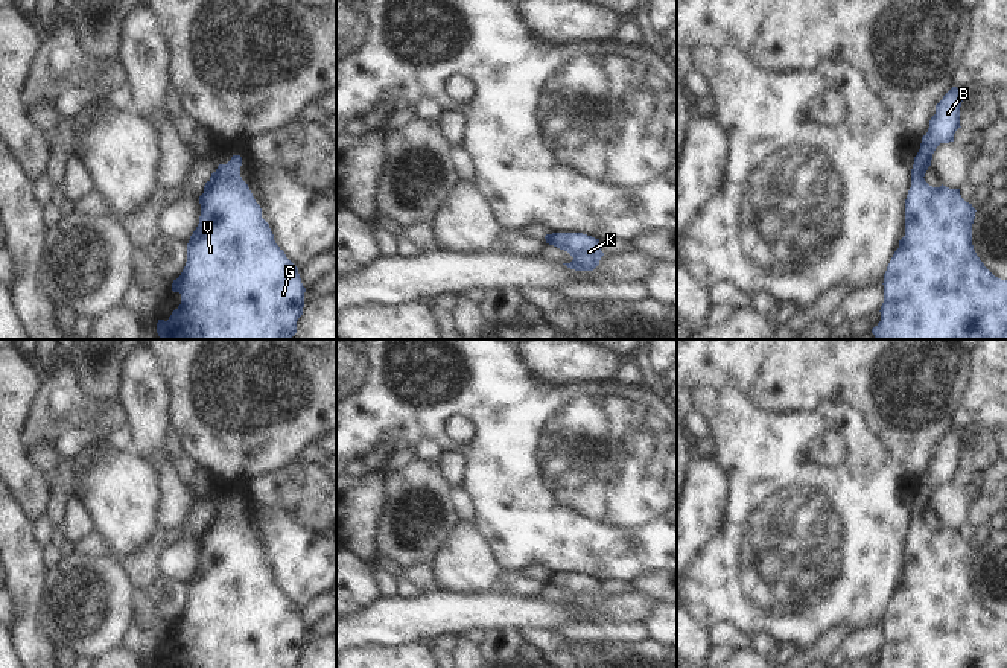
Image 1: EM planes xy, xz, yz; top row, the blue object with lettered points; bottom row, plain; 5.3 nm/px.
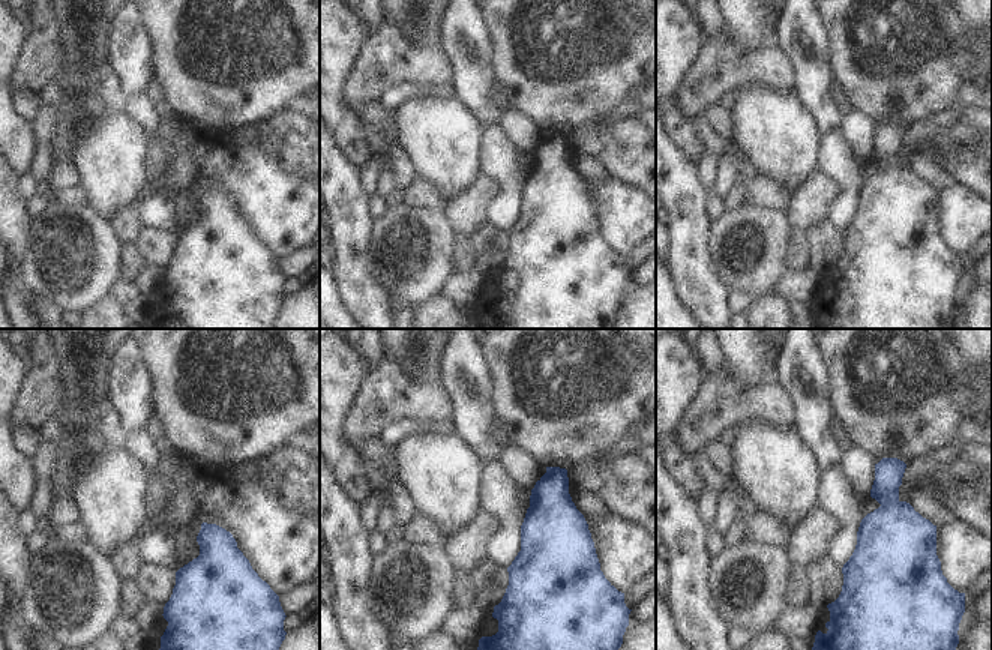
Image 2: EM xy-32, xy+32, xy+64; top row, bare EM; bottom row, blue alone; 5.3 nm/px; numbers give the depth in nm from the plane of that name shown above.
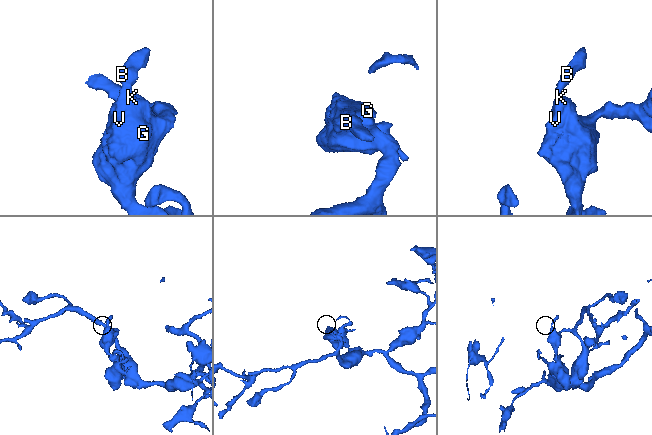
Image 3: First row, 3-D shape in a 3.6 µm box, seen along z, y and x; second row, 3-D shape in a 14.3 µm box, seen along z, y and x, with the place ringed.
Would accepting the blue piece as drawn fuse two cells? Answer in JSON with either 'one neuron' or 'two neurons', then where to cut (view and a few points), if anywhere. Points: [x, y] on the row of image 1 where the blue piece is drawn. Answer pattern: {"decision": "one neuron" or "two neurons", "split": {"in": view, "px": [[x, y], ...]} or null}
{"decision": "one neuron", "split": null}

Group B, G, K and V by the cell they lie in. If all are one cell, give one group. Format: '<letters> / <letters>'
B G K V

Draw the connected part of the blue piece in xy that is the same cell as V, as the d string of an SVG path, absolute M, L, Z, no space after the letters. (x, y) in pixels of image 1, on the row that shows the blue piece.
M233 155L227 164L219 164L204 186L199 196L199 224L187 243L187 262L181 275L173 280L172 291L181 294L181 304L172 312L167 321L158 320L157 333L160 339L292 339L297 333L297 321L303 315L306 288L301 283L298 268L286 257L275 243L269 224L262 218L262 208L256 202L248 184L240 177L242 157Z

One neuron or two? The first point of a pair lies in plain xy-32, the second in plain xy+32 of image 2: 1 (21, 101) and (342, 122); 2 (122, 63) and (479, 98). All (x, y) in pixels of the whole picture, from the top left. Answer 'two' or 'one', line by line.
1: two
2: one

